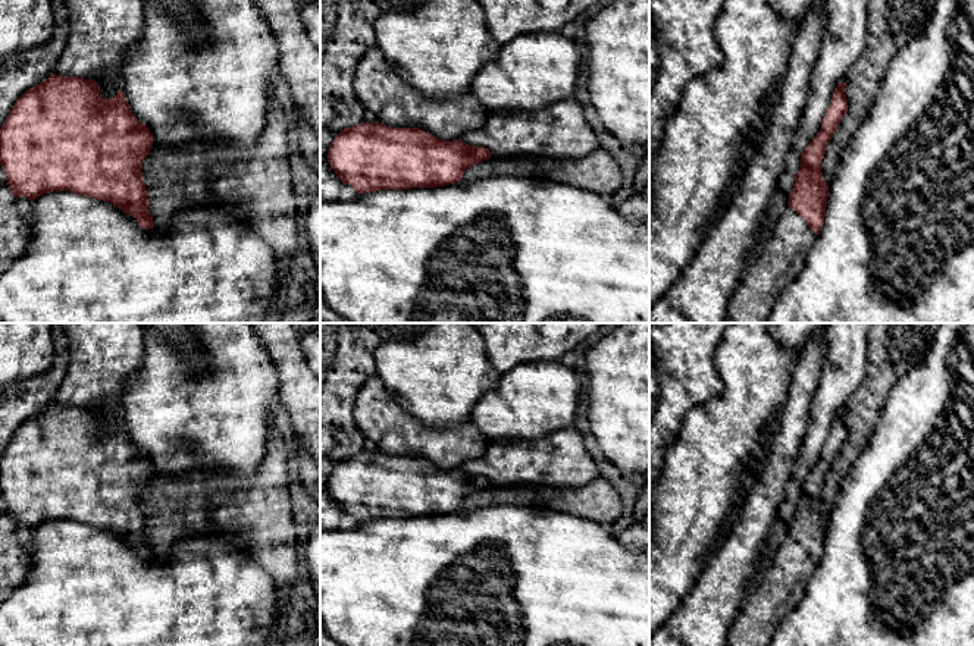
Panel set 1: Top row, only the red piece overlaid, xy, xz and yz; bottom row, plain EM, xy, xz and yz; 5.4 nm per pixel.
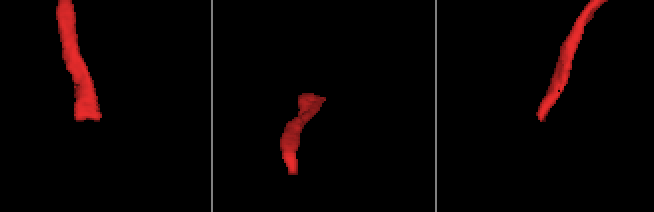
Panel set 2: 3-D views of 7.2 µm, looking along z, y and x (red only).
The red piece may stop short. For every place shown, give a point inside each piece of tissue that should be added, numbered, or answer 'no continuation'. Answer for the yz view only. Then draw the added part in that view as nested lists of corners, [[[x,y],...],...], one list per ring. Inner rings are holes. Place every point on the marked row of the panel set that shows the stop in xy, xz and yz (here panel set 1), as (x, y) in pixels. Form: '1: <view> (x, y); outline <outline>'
1: yz (780, 259); outline [[[789,206],[784,207],[773,231],[762,241],[742,279],[730,289],[723,323],[767,323],[779,295],[802,272],[807,253],[815,241],[814,231]]]

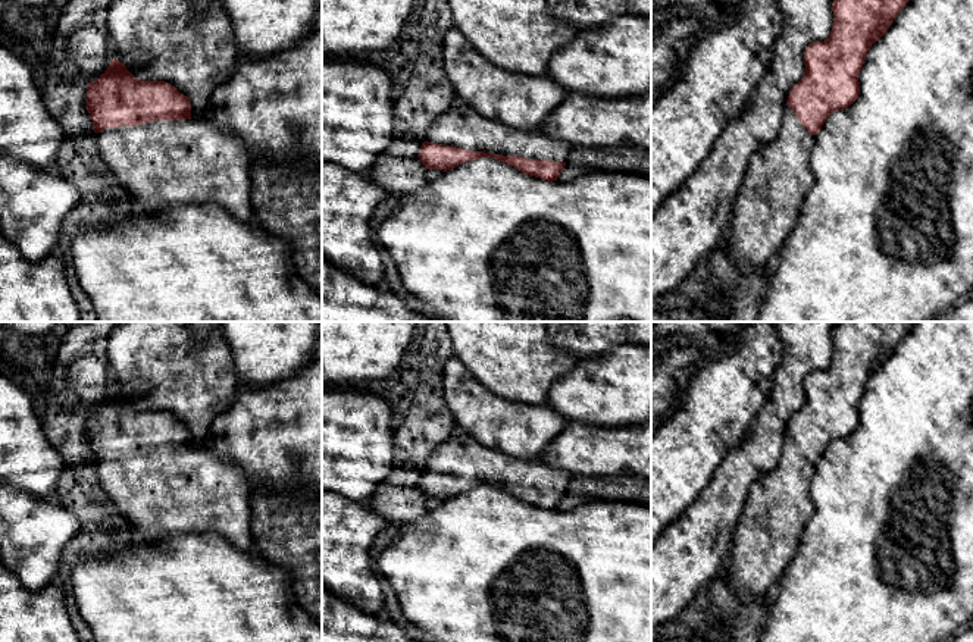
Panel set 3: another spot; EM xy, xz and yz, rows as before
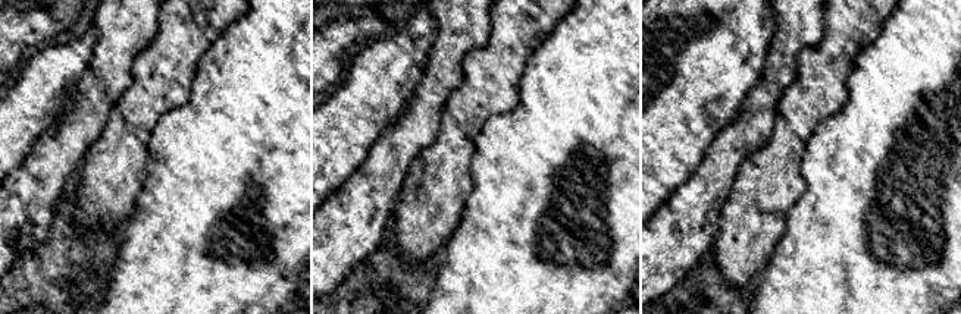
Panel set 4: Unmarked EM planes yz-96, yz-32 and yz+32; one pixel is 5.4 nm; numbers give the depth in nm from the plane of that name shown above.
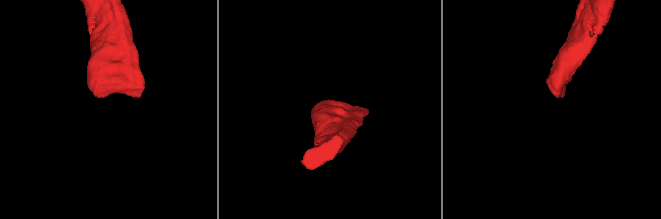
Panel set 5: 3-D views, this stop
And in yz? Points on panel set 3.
1: yz (766, 207); outline [[[786,106],[776,138],[750,157],[745,176],[733,200],[726,235],[728,251],[744,272],[754,272],[773,263],[794,229],[800,206],[816,181],[810,167],[814,144],[814,135],[800,123],[794,110]]]

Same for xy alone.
1: xy (163, 162); outline [[[210,118],[153,120],[107,128],[96,134],[106,166],[129,192],[138,210],[159,214],[170,204],[215,203],[235,219],[254,223],[250,201],[250,162],[243,141]]]

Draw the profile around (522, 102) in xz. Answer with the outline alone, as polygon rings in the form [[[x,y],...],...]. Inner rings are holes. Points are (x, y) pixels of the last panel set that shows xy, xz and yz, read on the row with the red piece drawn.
[[[450,26],[441,41],[444,71],[457,101],[519,131],[535,131],[566,97],[548,73],[532,76],[498,68]]]

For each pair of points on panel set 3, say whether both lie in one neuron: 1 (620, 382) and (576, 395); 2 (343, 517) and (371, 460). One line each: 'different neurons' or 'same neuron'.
1: same neuron
2: different neurons

